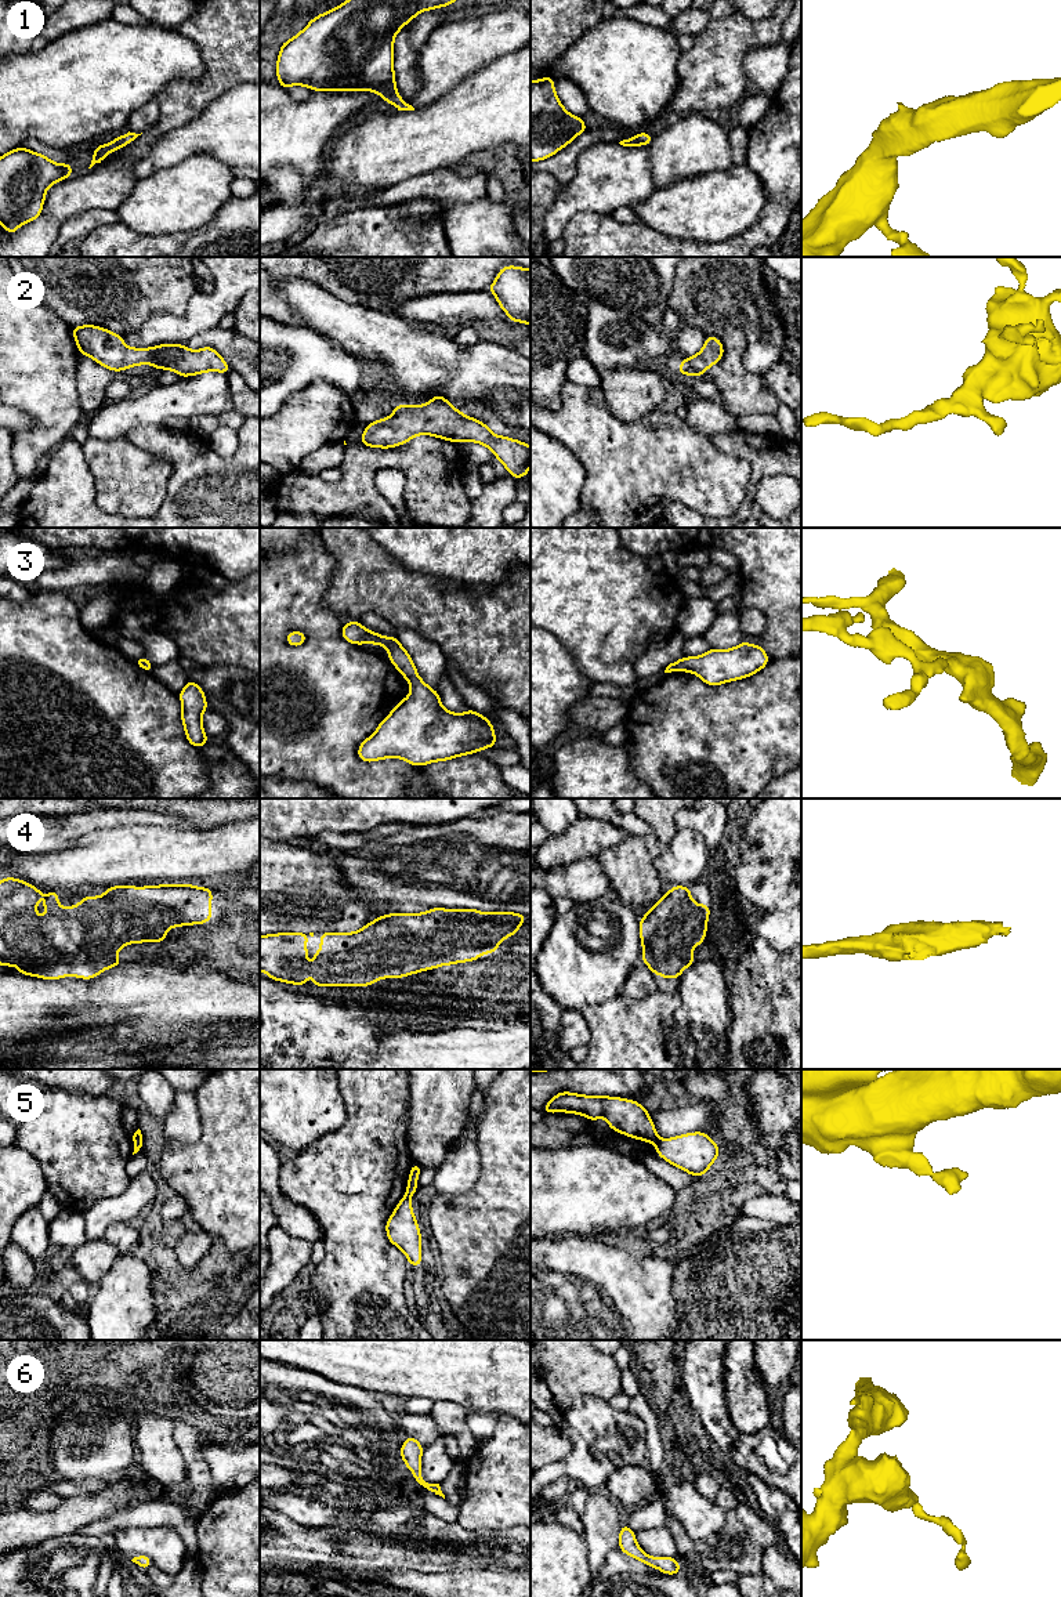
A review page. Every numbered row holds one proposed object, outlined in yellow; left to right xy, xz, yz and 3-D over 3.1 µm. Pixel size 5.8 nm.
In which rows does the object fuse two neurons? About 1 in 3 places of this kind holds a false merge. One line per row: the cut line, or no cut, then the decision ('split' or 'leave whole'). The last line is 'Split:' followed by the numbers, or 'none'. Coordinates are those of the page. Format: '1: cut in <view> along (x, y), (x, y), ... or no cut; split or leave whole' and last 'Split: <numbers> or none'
1: no cut; leave whole
2: no cut; leave whole
3: no cut; leave whole
4: no cut; leave whole
5: cut in xz along (405, 1194), (409, 1198); split
6: no cut; leave whole
Split: 5

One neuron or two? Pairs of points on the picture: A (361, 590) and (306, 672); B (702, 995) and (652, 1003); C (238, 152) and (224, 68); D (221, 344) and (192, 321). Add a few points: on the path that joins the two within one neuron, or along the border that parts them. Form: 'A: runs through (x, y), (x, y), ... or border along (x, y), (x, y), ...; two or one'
A: border along (323, 591), (323, 603), (346, 622); two
B: border along (677, 992), (681, 1003); two
C: border along (245, 82), (214, 98), (203, 111); two
D: border along (217, 325), (196, 333), (185, 344); two

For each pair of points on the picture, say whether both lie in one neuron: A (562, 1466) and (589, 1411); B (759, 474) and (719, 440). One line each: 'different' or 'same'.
A: same
B: same

